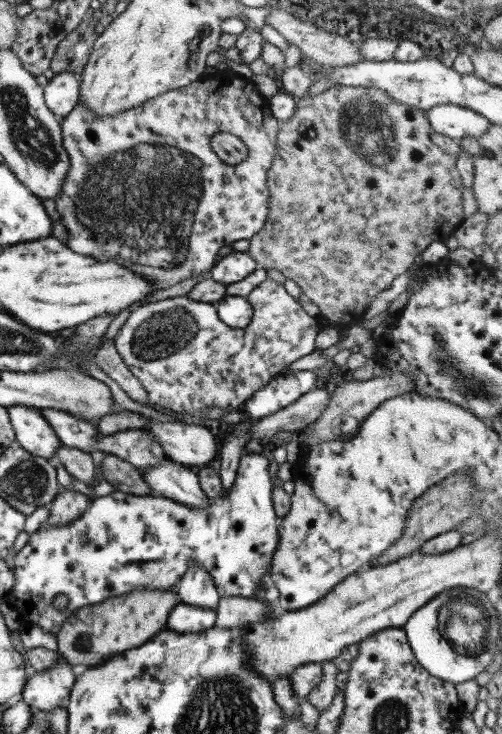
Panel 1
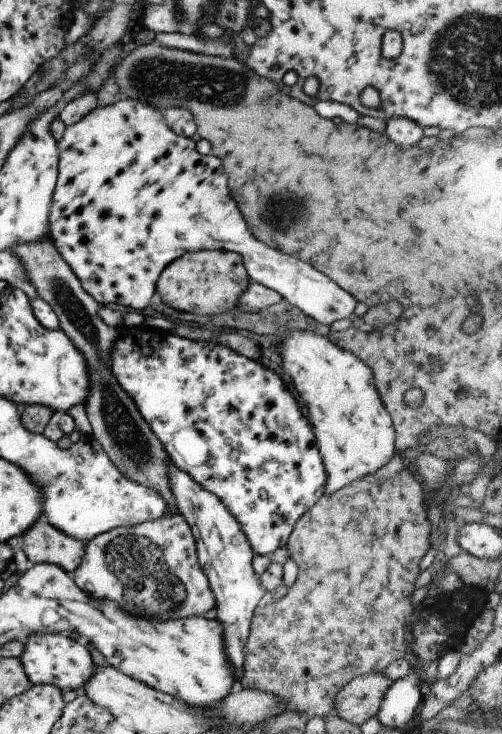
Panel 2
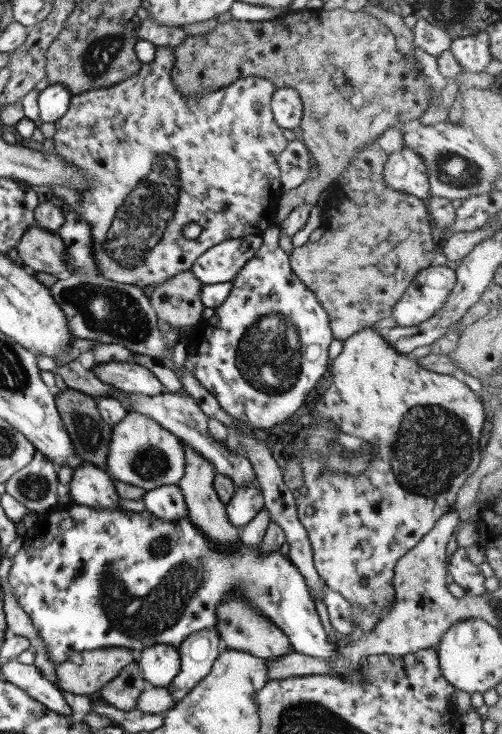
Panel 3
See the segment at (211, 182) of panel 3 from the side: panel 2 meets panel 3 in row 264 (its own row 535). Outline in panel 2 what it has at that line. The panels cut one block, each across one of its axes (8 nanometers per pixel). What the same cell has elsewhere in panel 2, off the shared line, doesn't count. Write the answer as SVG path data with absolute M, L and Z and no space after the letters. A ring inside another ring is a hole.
M166 512L153 521L95 536L86 542L83 561L72 578L93 599L116 601L137 617L177 619L215 608L212 589L197 559L194 535L181 513Z

